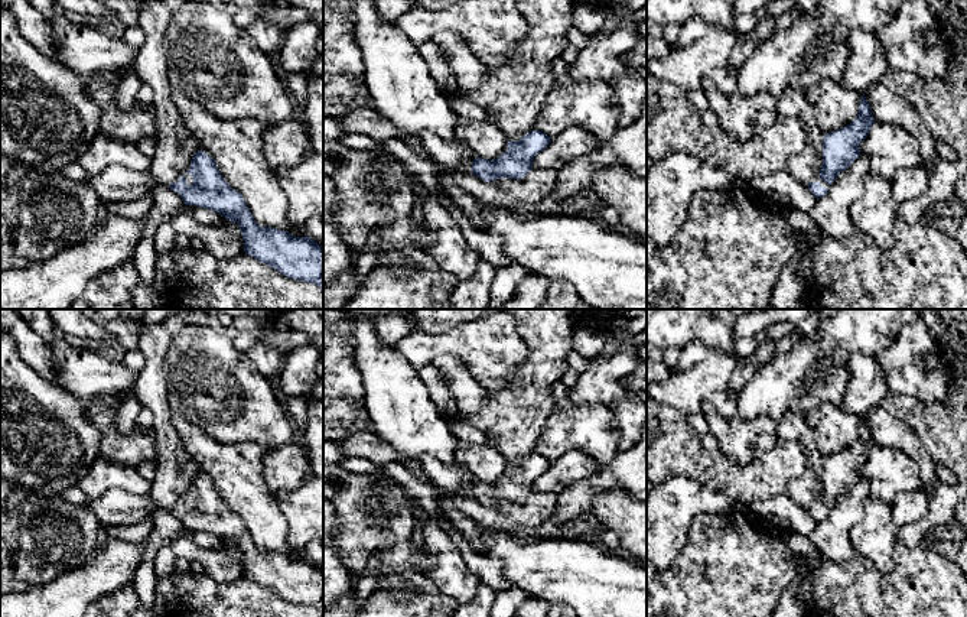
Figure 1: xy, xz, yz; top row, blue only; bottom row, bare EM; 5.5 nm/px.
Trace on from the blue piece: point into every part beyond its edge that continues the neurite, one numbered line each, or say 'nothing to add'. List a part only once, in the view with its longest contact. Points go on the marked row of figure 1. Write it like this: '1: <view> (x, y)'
1: xy (189, 181)

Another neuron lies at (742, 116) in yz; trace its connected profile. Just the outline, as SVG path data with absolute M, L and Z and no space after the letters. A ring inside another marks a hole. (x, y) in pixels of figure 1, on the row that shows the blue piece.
M710 78L703 81L703 92L719 117L719 127L739 142L746 142L771 127L778 116L776 97L769 92L742 95L720 94Z

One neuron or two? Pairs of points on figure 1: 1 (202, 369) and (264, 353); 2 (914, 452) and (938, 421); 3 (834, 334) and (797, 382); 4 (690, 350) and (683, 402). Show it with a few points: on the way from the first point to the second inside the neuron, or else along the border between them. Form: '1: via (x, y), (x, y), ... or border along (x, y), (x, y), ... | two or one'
1: border along (244, 353), (267, 379), (273, 380) | two
2: border along (898, 418), (914, 431), (937, 461) | two
3: via (827, 346), (814, 359), (814, 364), (808, 370) | one
4: border along (709, 350), (702, 360), (681, 372), (673, 373) | two

